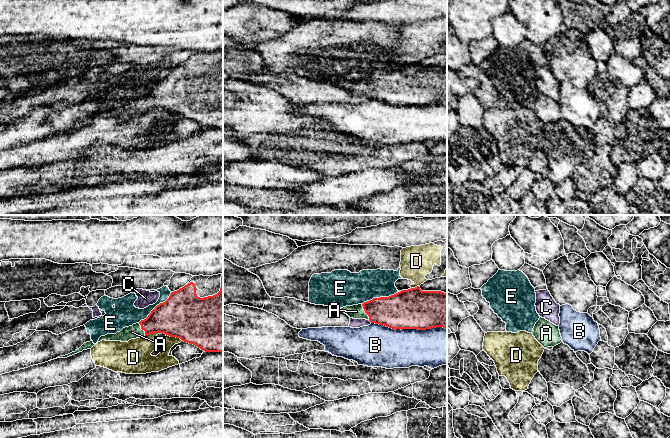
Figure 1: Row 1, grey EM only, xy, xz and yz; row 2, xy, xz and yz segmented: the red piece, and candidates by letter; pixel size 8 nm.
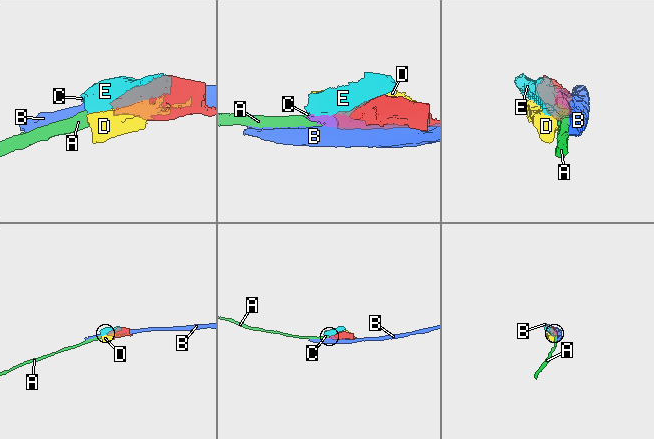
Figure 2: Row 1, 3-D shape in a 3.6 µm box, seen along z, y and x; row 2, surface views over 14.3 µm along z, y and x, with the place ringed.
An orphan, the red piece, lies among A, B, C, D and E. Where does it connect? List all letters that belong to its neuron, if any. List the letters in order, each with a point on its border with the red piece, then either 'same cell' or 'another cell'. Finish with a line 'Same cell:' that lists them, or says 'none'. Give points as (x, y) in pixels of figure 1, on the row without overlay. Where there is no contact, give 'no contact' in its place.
A: contact xz (365, 88); same cell
B: contact xz (409, 104); another cell
C: contact xz (370, 97); another cell
D: contact xy (174, 112); another cell
E: contact xy (155, 83); another cell
Same cell: A

